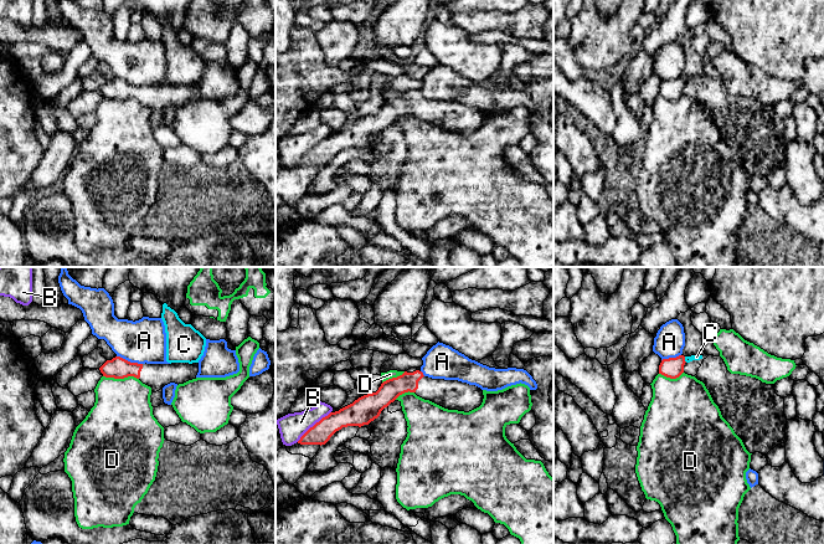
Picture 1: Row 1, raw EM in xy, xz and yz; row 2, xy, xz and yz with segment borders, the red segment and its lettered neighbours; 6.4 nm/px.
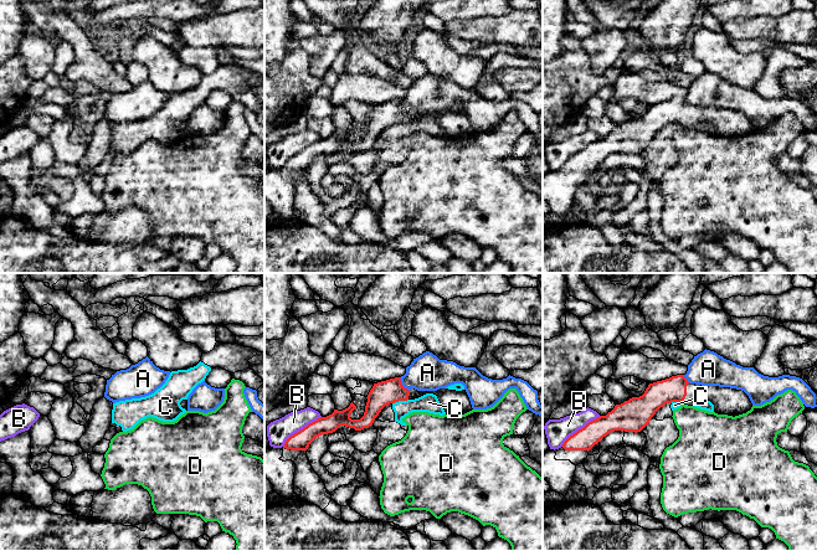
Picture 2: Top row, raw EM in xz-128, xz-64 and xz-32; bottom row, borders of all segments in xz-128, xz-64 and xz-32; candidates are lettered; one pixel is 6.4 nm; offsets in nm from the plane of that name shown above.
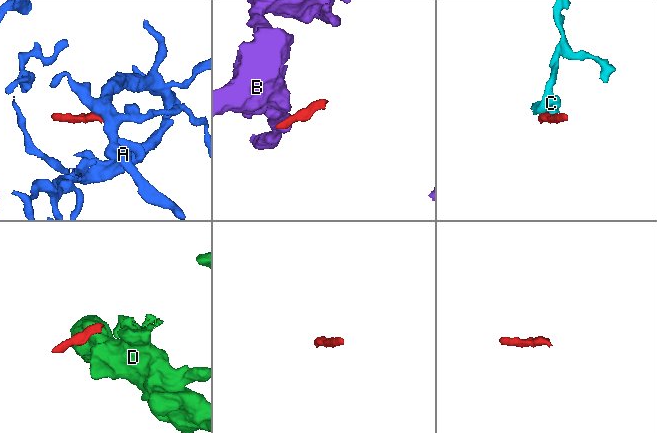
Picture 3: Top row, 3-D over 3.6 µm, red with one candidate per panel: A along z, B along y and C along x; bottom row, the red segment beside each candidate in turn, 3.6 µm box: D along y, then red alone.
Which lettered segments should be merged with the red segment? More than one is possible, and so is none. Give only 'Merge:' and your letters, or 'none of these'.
Merge: none of these

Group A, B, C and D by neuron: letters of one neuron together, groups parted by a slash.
A / B / C / D

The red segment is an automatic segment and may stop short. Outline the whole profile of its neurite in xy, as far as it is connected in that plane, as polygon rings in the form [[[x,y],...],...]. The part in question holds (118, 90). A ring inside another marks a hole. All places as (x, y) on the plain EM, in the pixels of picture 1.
[[[120,78],[107,82],[101,89],[105,99],[124,101],[134,98],[151,109],[150,124],[153,129],[165,125],[163,109],[170,104],[184,106],[196,101],[199,84],[171,84],[171,86],[138,86],[130,84]]]

